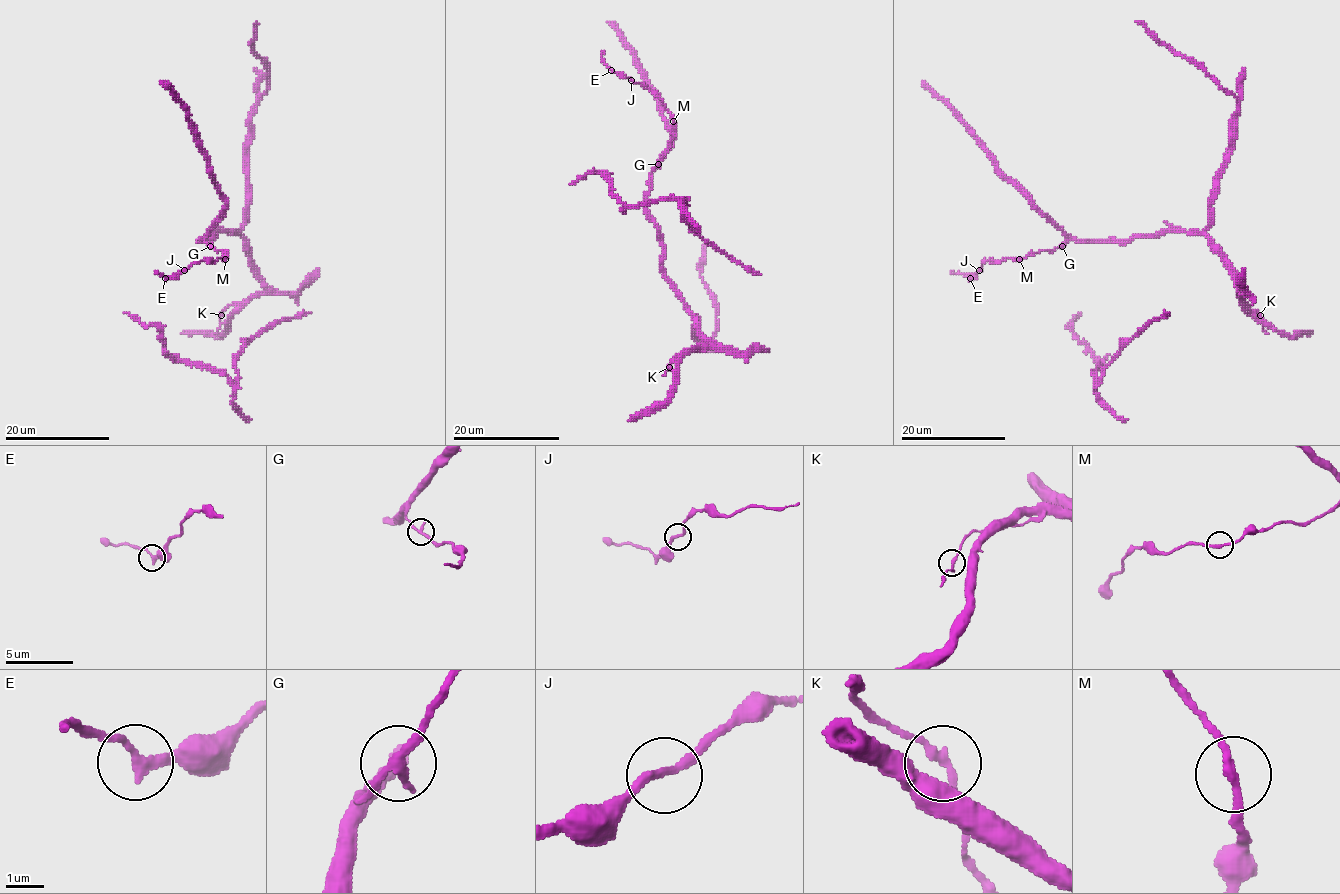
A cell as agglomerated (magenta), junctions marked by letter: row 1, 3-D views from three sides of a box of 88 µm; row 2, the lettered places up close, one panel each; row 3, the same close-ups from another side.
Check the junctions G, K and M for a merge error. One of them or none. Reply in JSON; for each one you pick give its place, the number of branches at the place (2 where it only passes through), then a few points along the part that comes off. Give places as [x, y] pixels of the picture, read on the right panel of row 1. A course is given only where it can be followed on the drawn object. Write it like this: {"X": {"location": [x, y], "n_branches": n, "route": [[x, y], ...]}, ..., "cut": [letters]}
{"cut": []}

